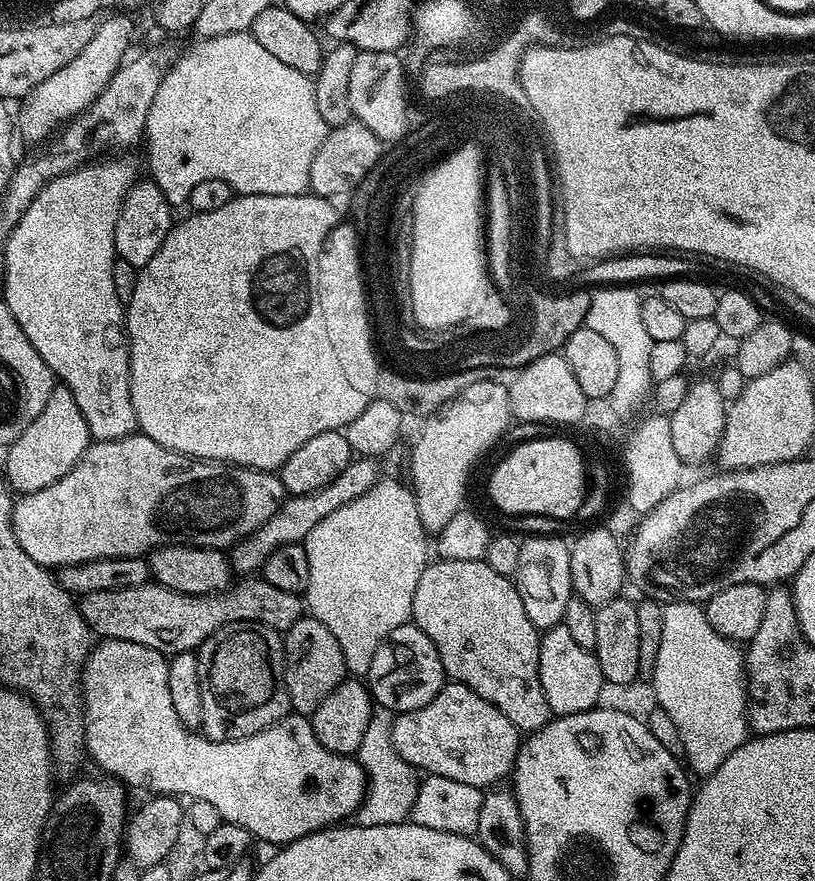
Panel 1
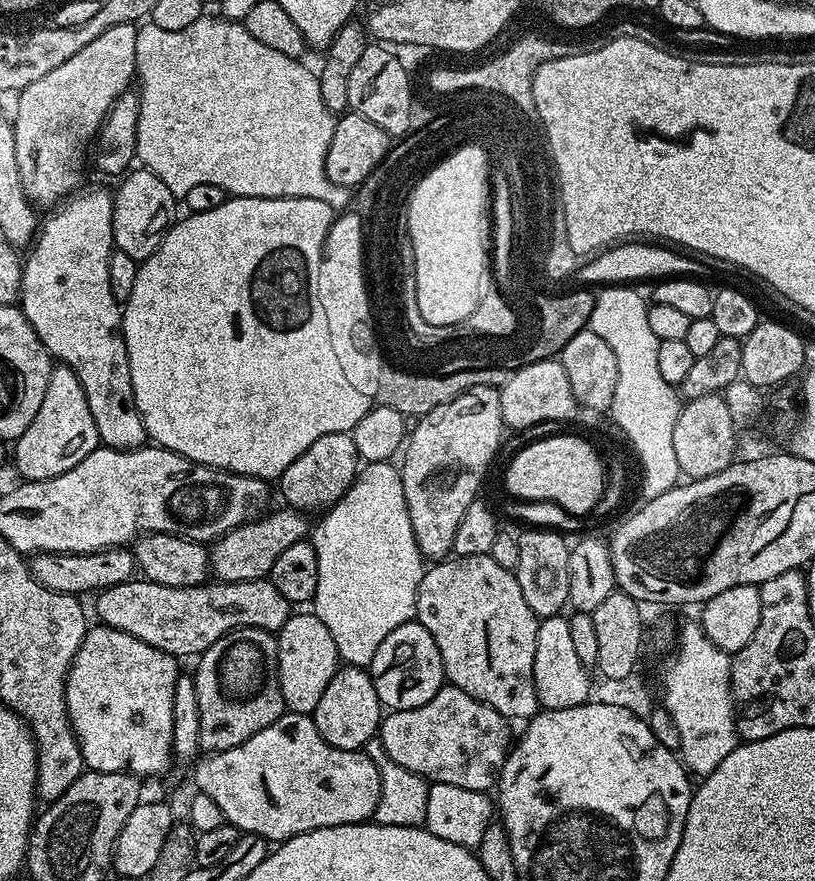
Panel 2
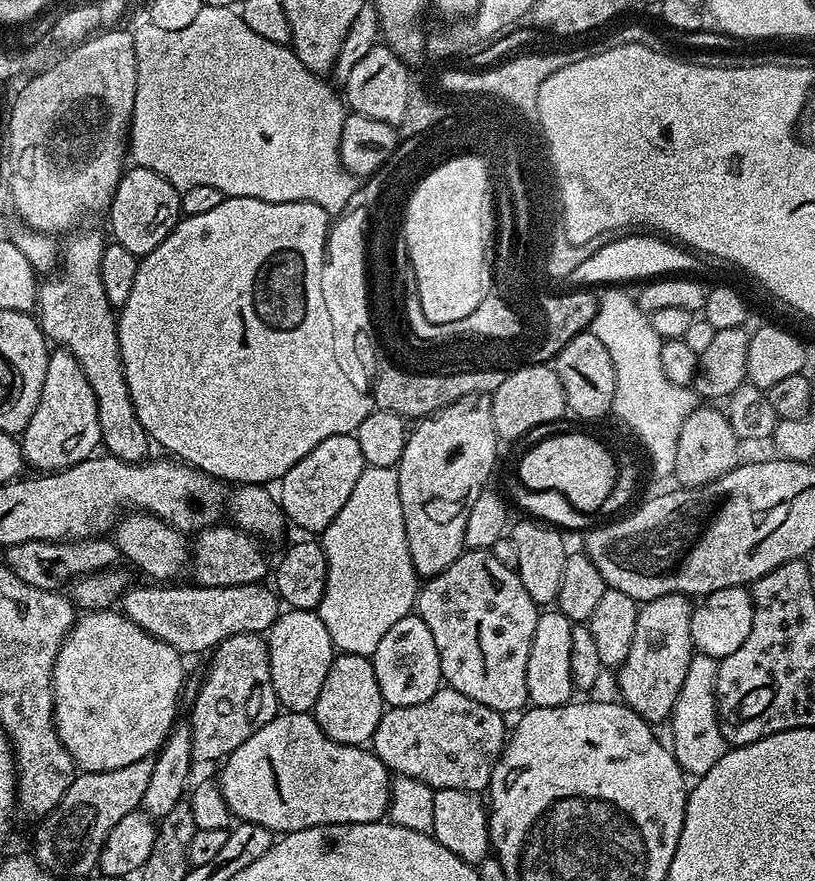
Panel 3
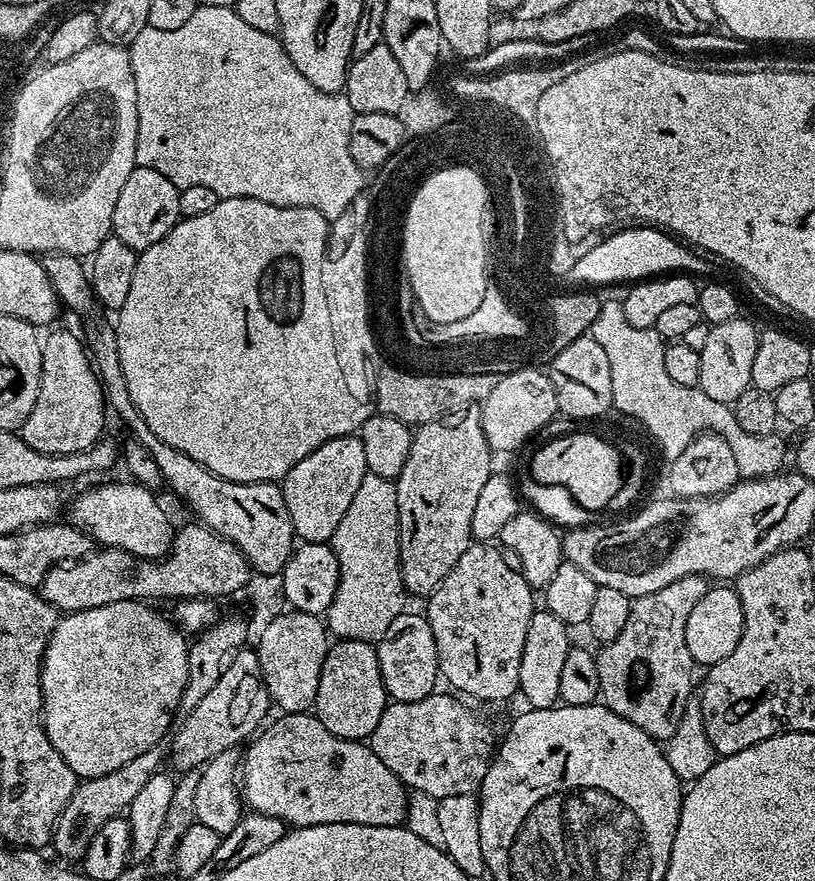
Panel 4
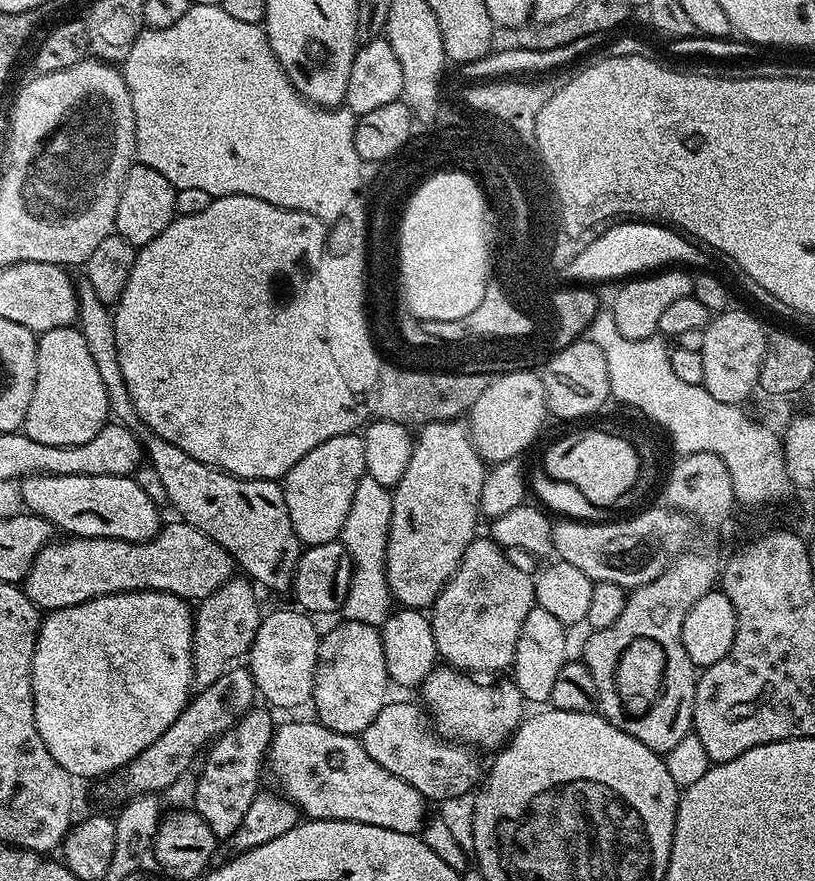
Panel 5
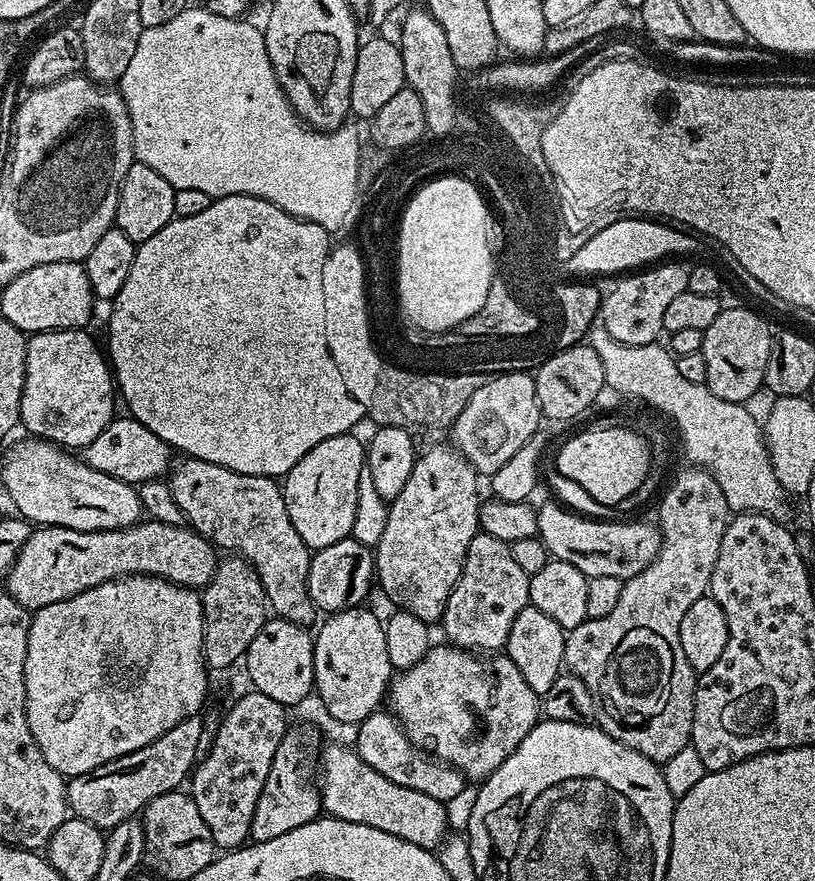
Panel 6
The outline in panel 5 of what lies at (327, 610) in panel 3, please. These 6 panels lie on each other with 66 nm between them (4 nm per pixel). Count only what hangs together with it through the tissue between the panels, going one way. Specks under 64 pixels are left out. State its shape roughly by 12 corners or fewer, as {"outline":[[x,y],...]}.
{"outline":[[367,475],[339,535],[352,555],[344,620],[393,611],[384,573],[391,491]]}

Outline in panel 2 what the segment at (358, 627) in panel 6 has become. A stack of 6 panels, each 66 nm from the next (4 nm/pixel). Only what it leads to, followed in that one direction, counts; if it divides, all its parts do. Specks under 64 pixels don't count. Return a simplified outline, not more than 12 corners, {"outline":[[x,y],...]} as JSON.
{"outline":[[337,668],[310,715],[338,750],[379,733],[371,671]]}

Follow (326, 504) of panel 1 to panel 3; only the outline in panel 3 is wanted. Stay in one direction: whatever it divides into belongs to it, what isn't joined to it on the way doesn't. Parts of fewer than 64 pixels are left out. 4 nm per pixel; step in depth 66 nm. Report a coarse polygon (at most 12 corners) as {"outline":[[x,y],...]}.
{"outline":[[228,522],[190,544],[201,588],[259,584],[265,545]]}

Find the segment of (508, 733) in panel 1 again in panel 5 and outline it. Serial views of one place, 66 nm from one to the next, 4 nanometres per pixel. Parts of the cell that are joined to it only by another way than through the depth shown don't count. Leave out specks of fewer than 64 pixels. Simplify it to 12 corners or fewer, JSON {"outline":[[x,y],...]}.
{"outline":[[384,704],[358,739],[425,801],[471,793],[471,747],[437,736],[425,709]]}

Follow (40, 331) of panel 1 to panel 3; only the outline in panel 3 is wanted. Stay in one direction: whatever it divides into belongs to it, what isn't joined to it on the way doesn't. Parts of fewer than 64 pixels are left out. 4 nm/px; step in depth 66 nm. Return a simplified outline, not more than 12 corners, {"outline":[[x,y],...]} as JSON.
{"outline":[[73,231],[39,285],[38,323],[74,354],[103,451],[127,464],[150,437],[126,386],[102,290],[106,236]]}

